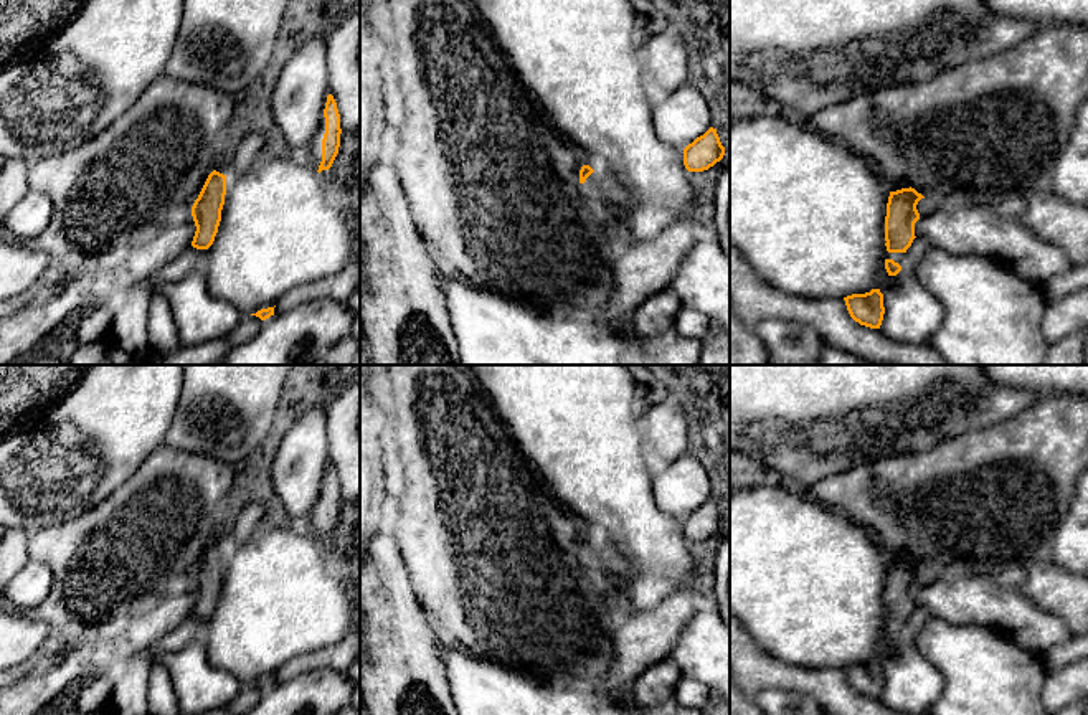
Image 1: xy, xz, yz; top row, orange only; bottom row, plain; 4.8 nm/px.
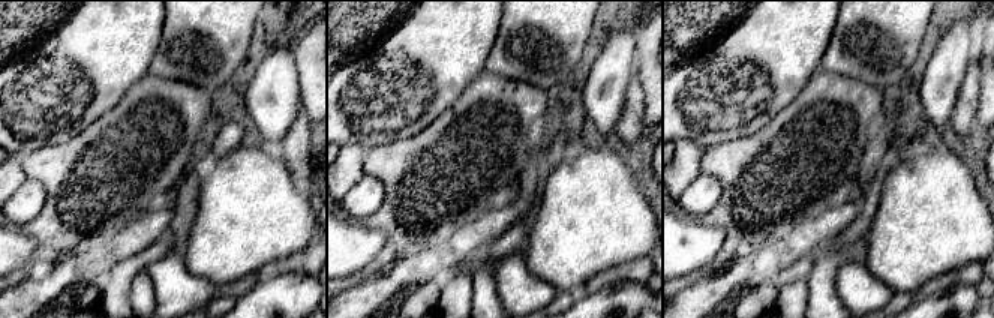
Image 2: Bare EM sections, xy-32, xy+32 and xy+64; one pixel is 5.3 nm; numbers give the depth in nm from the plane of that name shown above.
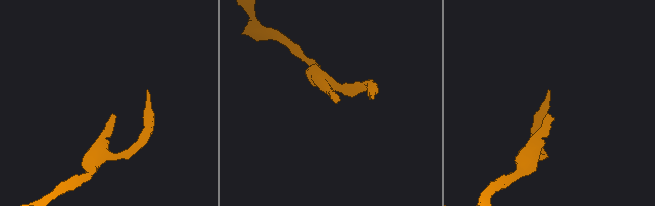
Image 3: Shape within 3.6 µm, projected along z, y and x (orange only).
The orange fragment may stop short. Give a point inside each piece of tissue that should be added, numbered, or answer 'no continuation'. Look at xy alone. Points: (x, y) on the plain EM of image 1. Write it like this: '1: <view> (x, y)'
1: xy (314, 529)
2: xy (223, 534)

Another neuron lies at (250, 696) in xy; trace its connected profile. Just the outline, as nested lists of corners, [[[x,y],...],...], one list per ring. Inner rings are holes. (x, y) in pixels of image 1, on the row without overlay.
[[[243,685],[239,694],[226,705],[195,715],[241,715],[249,712],[261,700],[261,694],[263,690],[256,685]]]

